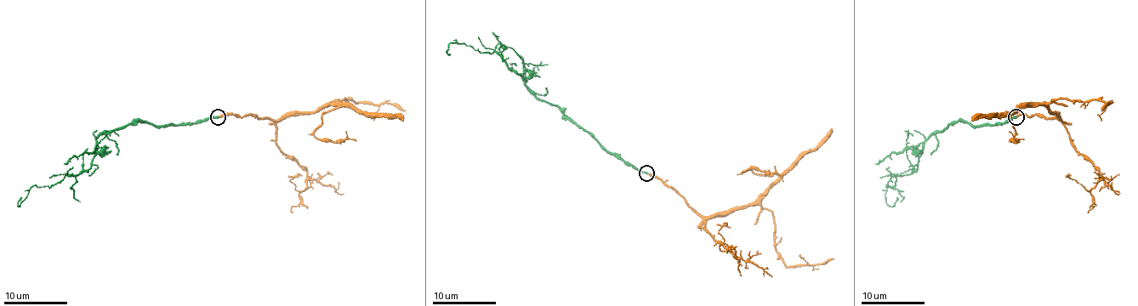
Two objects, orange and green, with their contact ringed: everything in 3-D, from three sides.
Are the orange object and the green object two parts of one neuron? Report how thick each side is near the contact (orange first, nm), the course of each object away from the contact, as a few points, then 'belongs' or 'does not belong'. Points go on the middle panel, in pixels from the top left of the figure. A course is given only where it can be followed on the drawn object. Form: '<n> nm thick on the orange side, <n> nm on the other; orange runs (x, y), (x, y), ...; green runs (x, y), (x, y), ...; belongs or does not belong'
240 nm thick on the orange side, 220 nm on the other; orange runs (646, 173), (661, 178), (704, 217), (746, 208), (776, 175), (742, 172), (770, 170), (782, 181); green runs (646, 173), (608, 153), (553, 104), (542, 102), (495, 52), (451, 42), (446, 51), (451, 55); belongs

